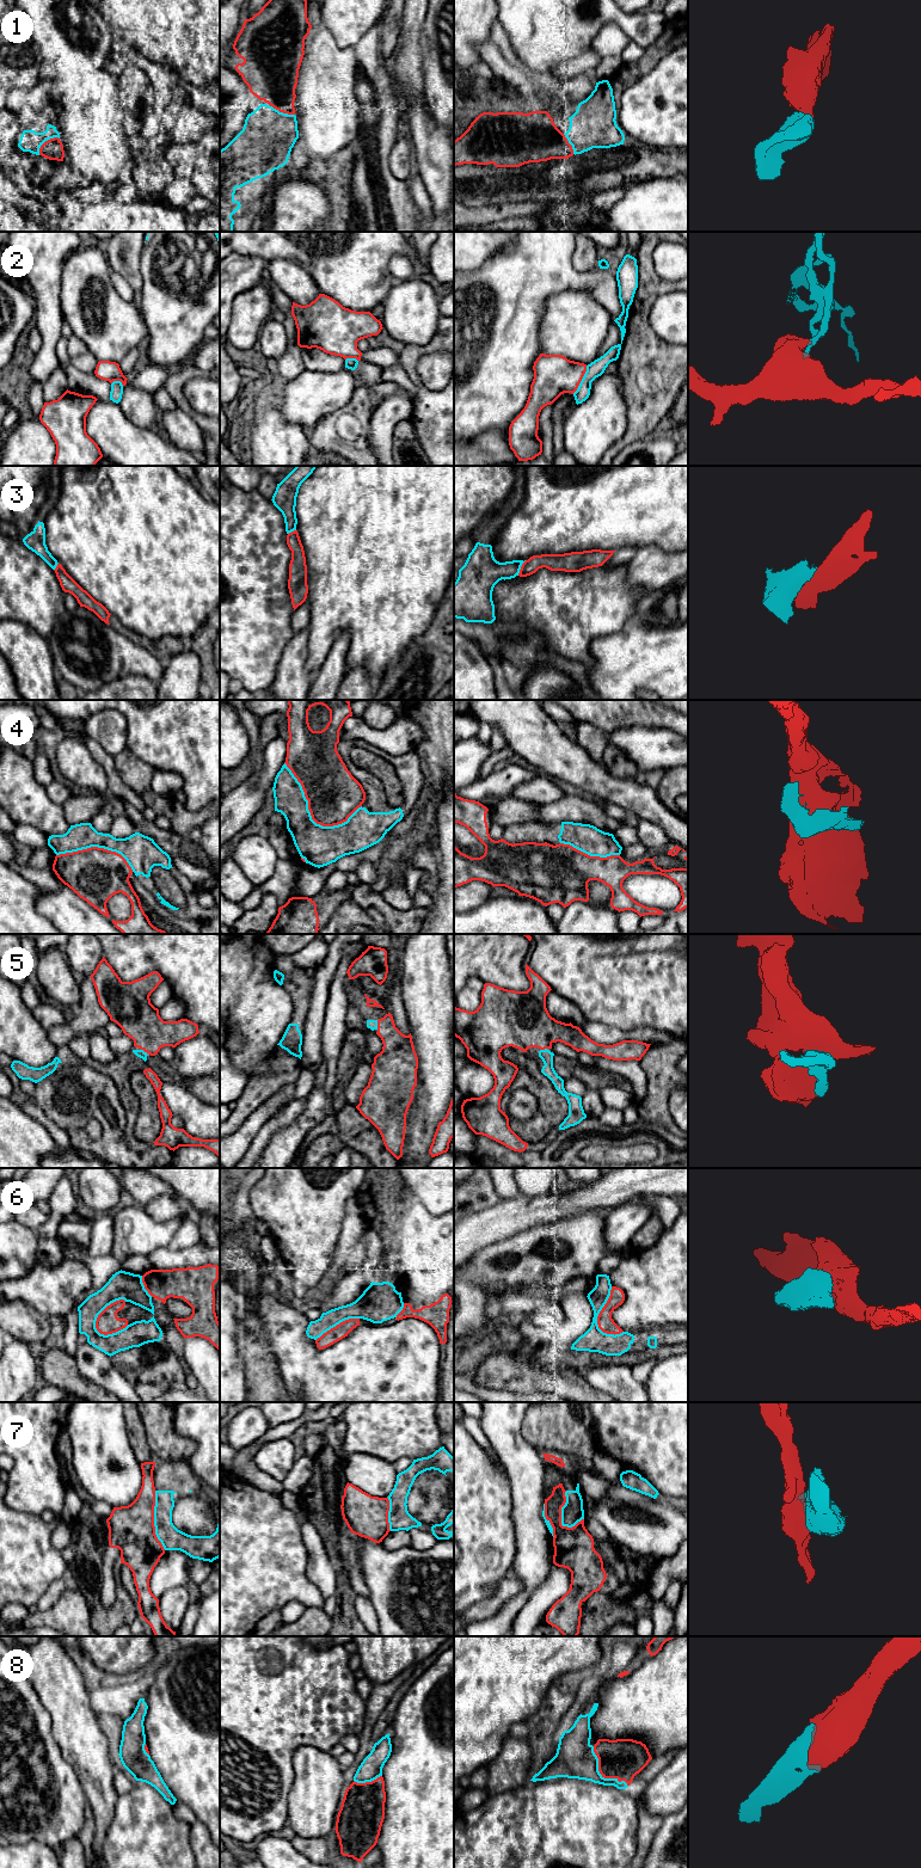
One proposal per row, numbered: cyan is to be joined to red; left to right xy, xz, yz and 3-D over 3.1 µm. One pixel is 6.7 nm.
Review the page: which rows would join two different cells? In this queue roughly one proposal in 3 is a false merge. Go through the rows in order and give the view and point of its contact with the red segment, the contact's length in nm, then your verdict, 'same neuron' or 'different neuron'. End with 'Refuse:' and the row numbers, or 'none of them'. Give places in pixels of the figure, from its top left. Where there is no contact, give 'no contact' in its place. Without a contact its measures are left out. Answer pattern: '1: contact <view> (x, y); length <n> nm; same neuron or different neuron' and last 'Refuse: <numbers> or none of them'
1: contact xy (45, 141); length 180 nm; same neuron
2: contact yz (581, 380); length 220 nm; different neuron
3: contact yz (521, 567); length 120 nm; same neuron
4: contact xz (311, 815); length 600 nm; different neuron
5: contact xz (378, 1025); length 60 nm; same neuron
6: contact xy (100, 1313); length 300 nm; different neuron
7: contact xy (153, 1521); length 400 nm; different neuron
8: contact yz (601, 1774); length 360 nm; same neuron
Refuse: 2, 4, 6, 7

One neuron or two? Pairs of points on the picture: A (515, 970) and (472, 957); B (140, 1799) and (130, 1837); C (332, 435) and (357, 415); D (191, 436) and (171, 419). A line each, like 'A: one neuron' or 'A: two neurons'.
A: one neuron
B: one neuron
C: one neuron
D: one neuron

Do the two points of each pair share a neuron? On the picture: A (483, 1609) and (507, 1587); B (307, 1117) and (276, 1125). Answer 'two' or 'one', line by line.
A: one
B: two

